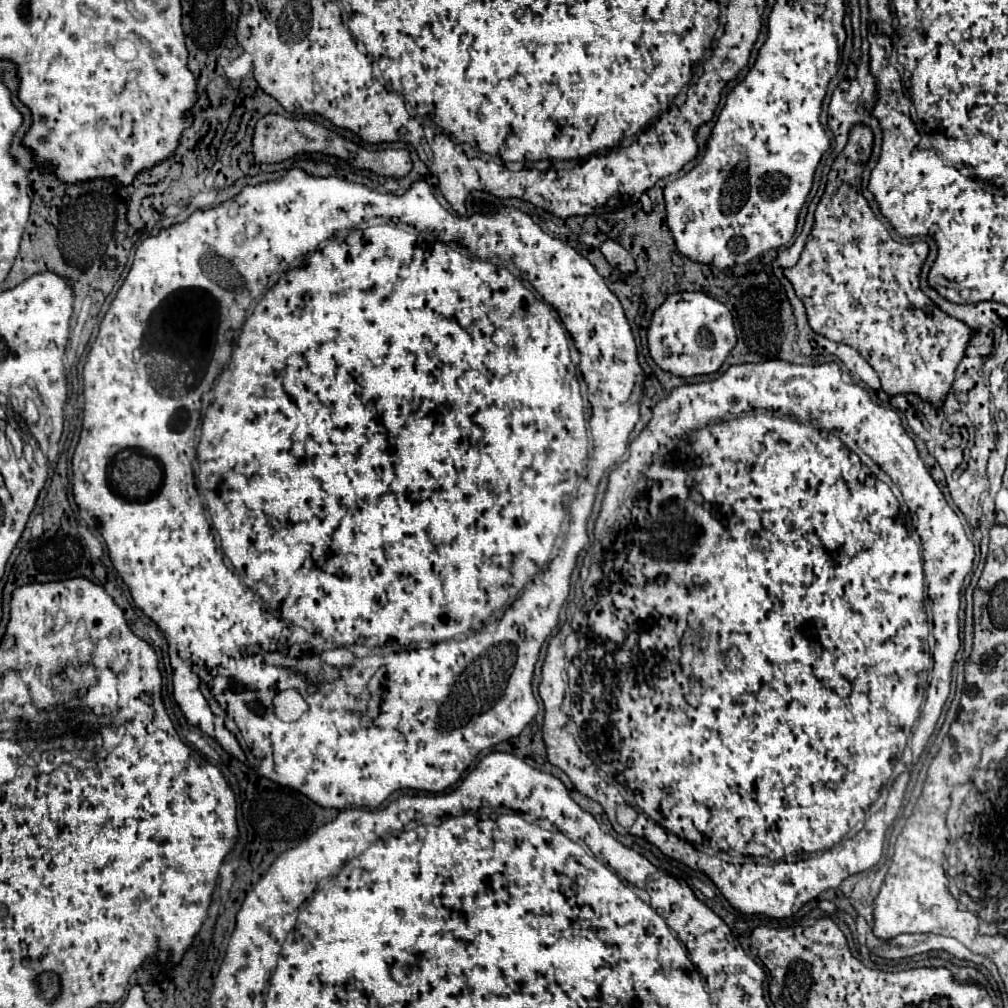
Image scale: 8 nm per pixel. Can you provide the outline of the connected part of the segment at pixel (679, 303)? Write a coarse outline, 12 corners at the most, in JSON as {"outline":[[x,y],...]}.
{"outline":[[703,292],[667,296],[647,340],[683,378],[717,372],[737,342],[731,312]]}

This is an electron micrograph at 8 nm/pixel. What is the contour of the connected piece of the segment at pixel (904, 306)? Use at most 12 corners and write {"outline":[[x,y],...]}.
{"outline":[[855,124],[785,270],[885,394],[941,406],[975,336],[861,196]]}

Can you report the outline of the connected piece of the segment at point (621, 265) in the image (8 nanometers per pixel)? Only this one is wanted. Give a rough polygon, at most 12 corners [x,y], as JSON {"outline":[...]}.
{"outline":[[615,240],[603,242],[601,252],[621,272],[635,272],[635,260]]}

